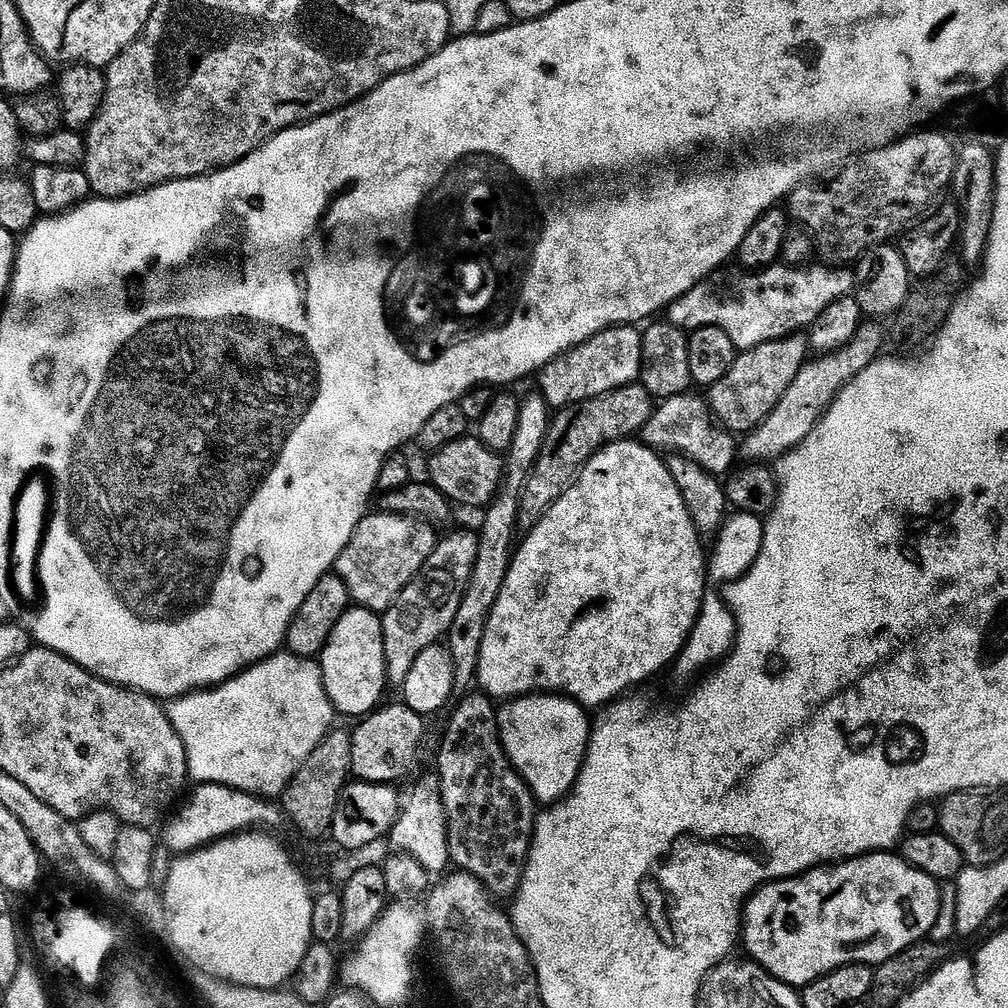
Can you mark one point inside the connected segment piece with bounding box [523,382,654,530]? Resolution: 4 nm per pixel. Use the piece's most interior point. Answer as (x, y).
(617, 415)

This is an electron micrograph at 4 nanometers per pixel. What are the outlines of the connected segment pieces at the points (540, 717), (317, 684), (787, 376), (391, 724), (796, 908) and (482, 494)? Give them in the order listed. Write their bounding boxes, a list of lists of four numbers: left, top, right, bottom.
[[496,694,590,806],[166,650,334,798],[706,334,810,434],[351,702,425,785],[742,850,941,990],[427,438,502,508]]

